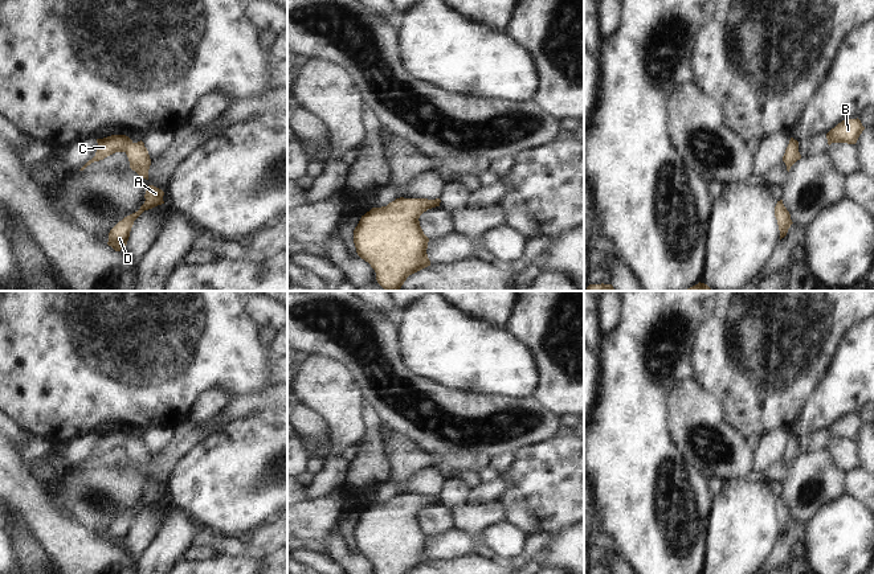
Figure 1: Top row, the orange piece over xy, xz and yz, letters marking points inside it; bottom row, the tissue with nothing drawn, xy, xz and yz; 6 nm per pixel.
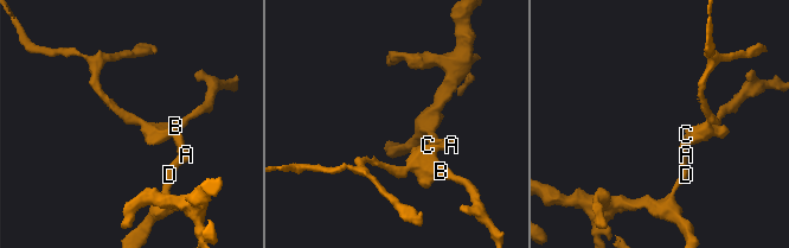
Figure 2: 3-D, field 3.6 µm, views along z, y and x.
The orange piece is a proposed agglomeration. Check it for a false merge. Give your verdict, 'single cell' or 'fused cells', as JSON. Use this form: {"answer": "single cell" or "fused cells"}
{"answer": "single cell"}

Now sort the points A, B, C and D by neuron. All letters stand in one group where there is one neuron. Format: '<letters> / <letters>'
A B C D

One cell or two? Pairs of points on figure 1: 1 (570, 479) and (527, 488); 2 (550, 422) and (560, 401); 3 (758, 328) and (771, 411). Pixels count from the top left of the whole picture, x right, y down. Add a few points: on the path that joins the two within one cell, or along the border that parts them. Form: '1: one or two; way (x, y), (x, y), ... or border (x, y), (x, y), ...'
1: one; way (559, 484), (555, 488), (538, 488)
2: two; border (535, 396), (544, 406), (560, 417)
3: one; way (763, 349), (763, 384), (768, 390)

